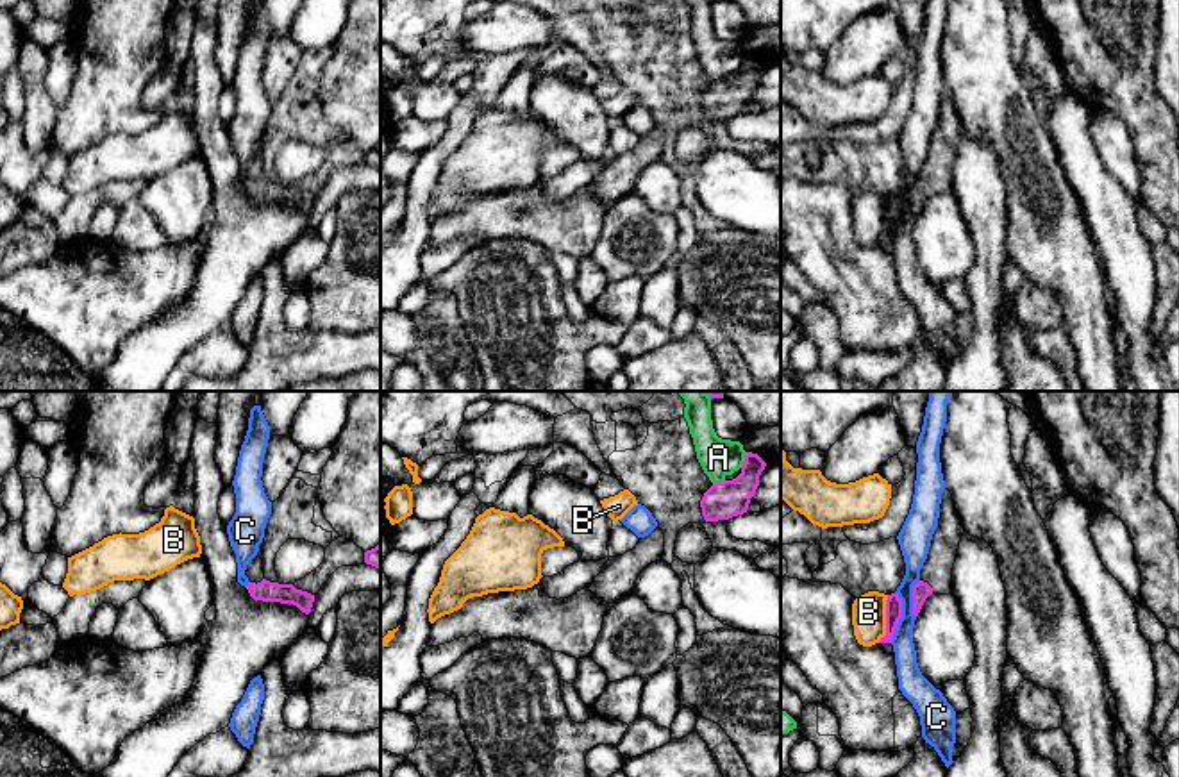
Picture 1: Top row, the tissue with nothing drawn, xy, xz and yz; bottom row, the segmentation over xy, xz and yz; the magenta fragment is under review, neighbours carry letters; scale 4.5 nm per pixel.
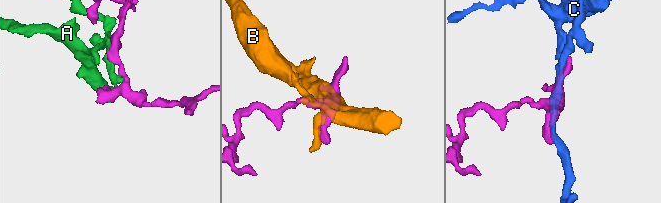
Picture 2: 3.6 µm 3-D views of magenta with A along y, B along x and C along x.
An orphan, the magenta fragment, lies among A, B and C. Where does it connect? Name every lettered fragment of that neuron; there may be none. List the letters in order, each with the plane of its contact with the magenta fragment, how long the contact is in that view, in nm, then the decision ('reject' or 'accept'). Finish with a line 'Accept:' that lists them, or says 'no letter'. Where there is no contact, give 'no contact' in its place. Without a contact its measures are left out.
A: meets magenta in xz; contact 80 nm long; reject
B: meets magenta in yz; contact 220 nm long; reject
C: meets magenta in yz; contact 240 nm long; reject
Accept: no letter

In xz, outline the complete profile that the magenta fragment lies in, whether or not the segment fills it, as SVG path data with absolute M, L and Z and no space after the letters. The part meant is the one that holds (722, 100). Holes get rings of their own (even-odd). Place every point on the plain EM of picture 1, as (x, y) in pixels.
M747 52L741 73L736 79L715 82L704 93L700 100L704 120L718 121L747 113L765 66L766 63L757 54Z

